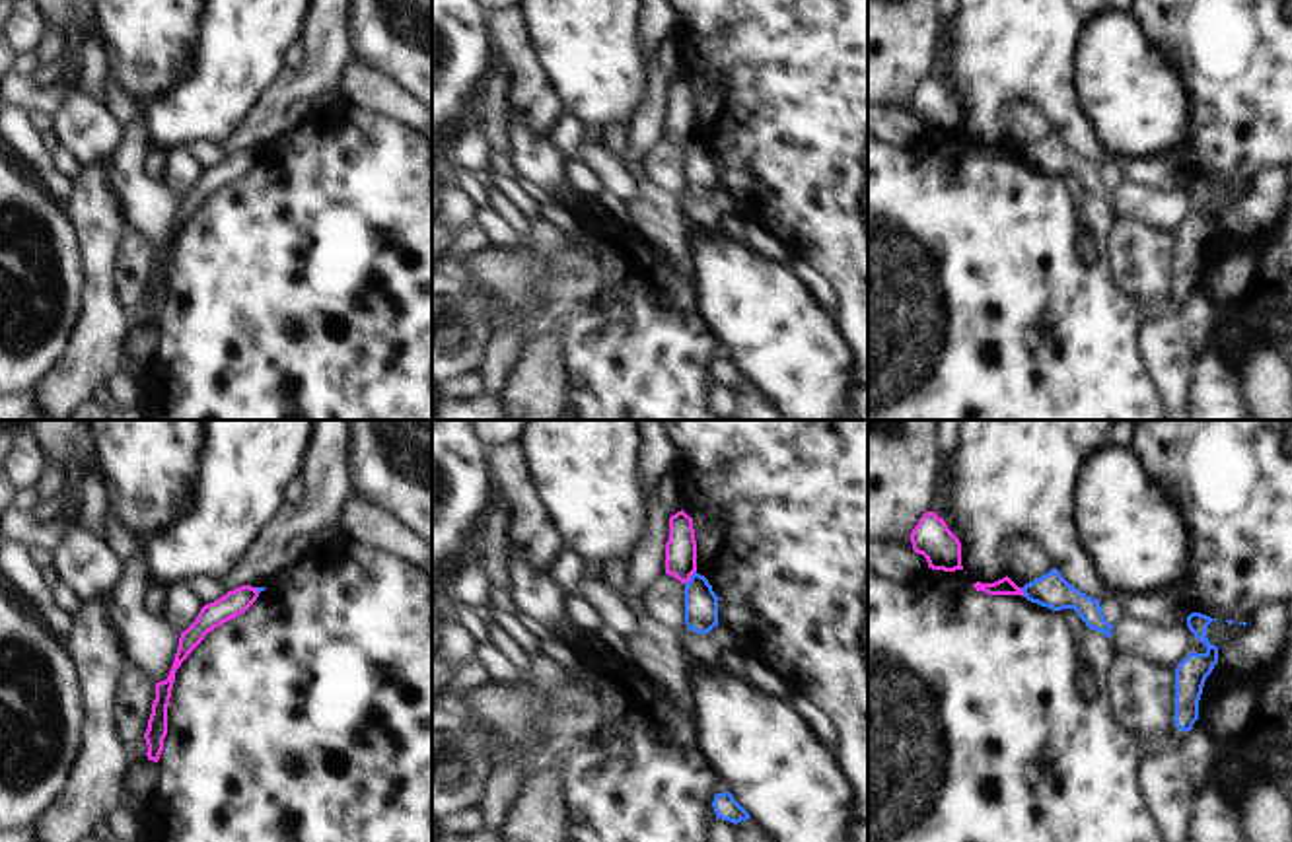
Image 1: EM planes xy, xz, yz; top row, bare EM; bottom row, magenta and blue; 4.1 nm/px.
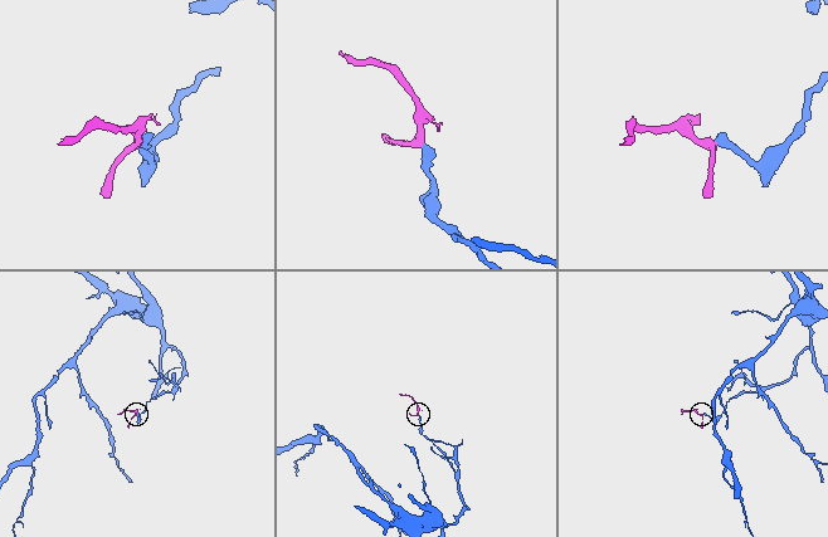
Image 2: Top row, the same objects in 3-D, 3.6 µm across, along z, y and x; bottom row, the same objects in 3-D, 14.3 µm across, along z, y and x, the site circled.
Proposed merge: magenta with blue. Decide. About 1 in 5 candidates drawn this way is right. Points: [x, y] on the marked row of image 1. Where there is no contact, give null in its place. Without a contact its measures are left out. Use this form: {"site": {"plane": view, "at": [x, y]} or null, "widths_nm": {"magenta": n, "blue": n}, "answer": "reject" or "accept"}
{"site": {"plane": "xz", "at": [689, 578]}, "widths_nm": {"magenta": 130, "blue": 140}, "answer": "reject"}

